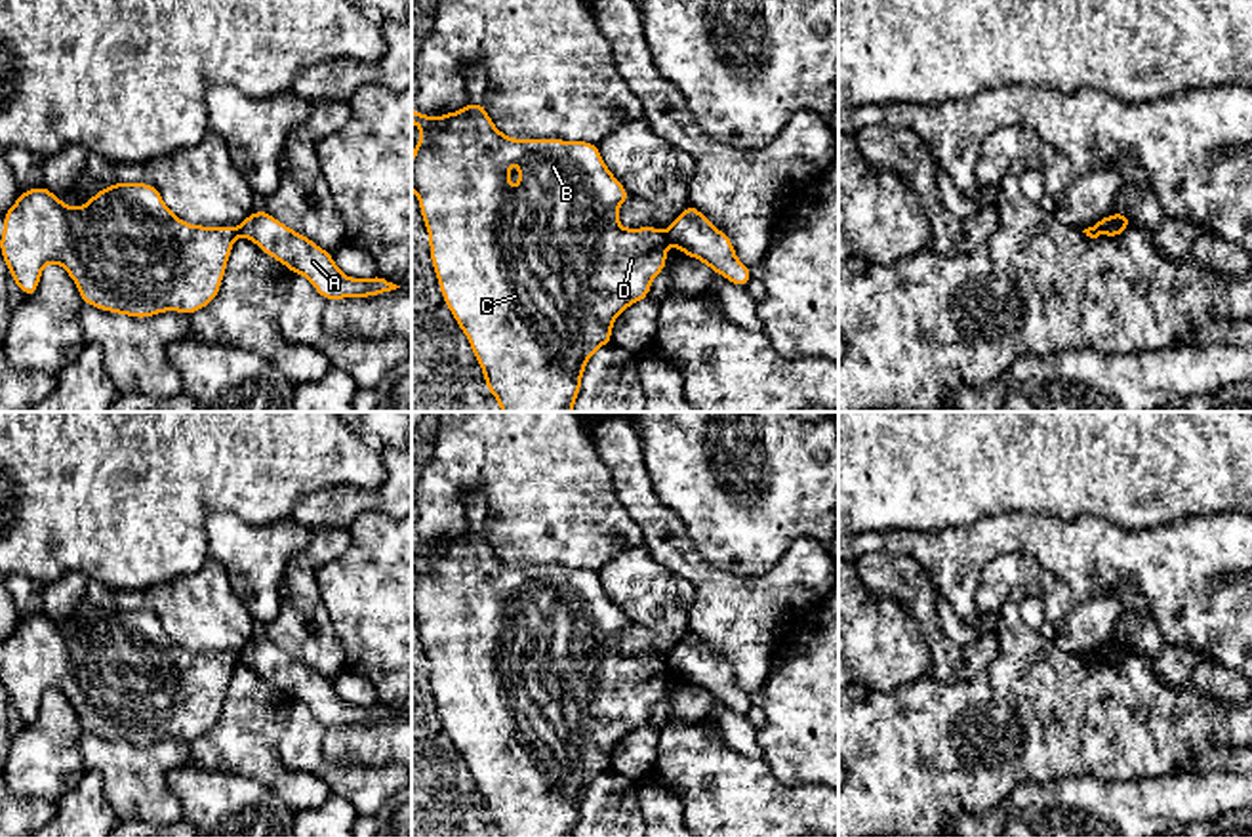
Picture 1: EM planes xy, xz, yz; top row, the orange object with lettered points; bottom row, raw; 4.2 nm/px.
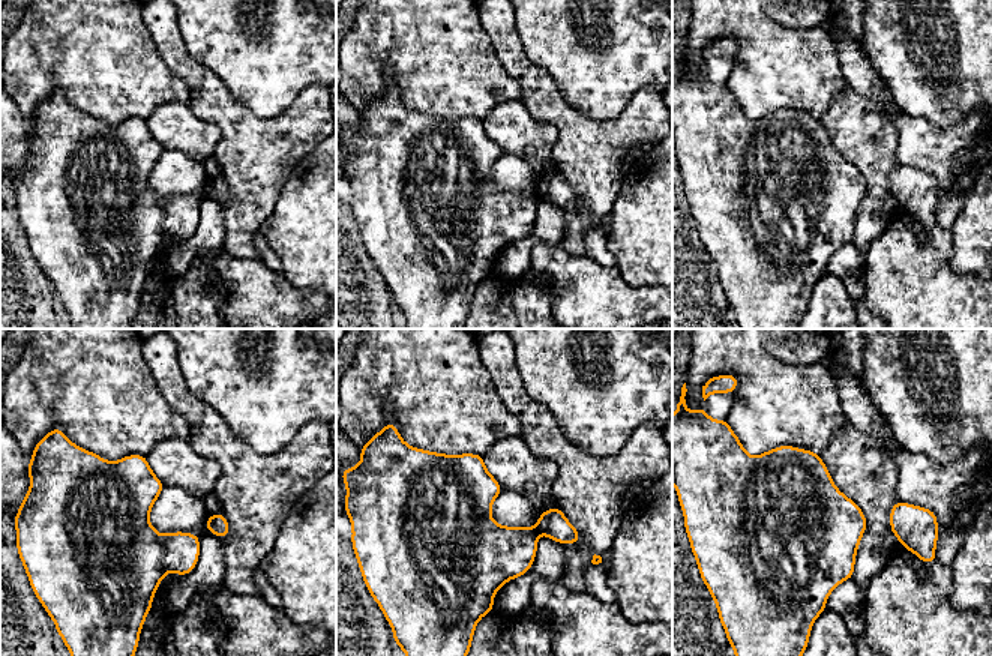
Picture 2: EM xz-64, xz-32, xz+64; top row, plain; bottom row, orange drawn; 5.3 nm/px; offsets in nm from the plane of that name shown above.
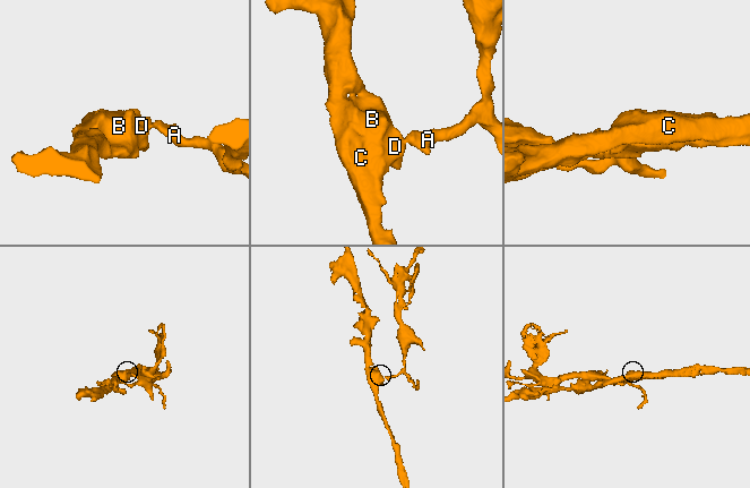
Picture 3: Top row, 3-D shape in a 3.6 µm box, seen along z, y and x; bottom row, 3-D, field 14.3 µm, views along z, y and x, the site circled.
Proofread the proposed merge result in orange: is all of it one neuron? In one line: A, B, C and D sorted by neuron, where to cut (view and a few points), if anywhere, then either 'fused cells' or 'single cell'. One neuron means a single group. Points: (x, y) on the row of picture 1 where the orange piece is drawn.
A / B C D | xz (664, 233), (669, 243) | fused cells

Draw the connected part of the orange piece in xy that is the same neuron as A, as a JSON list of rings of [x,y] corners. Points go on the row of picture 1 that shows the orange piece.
[[[267,210],[252,212],[236,229],[293,275],[303,275],[326,301],[372,297],[400,288],[379,275],[368,280],[343,275],[330,252],[282,225]]]

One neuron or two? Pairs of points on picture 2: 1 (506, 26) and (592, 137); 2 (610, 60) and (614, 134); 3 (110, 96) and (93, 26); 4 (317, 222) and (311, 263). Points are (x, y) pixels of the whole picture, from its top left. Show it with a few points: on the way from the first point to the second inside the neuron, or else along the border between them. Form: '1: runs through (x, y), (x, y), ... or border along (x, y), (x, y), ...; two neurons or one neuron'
1: runs through (511, 54), (563, 114); one neuron
2: border along (635, 92), (611, 119), (578, 111); two neurons
3: runs through (110, 78), (110, 68), (98, 44); one neuron
4: runs through (317, 233), (317, 252); one neuron

